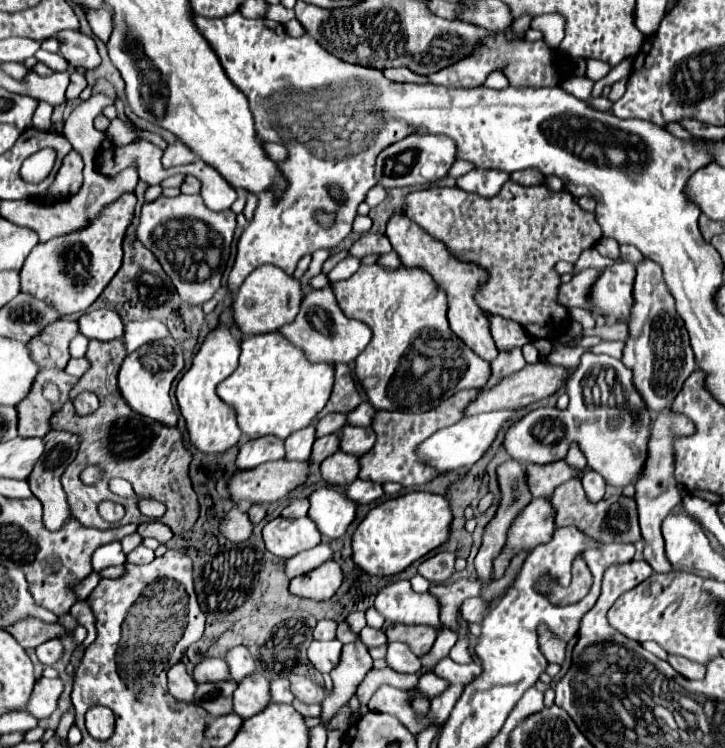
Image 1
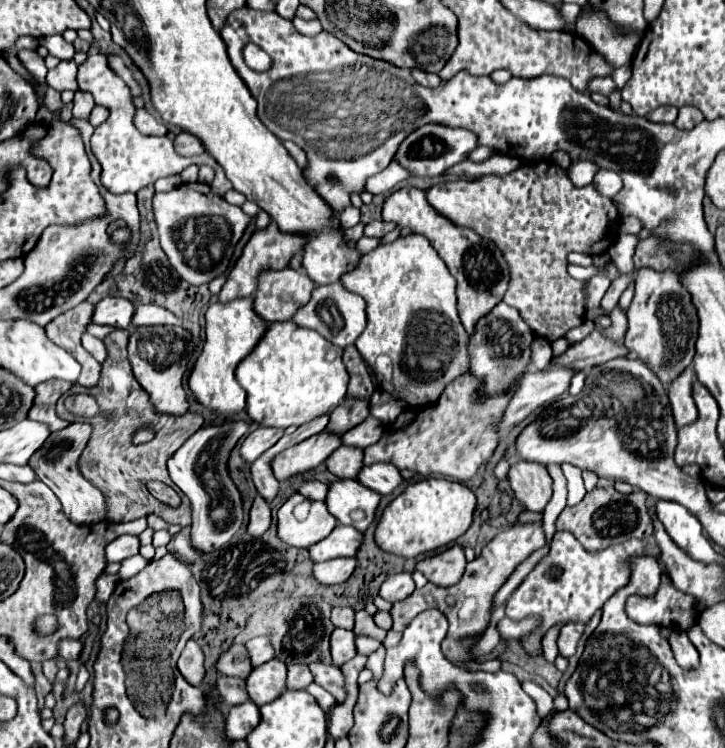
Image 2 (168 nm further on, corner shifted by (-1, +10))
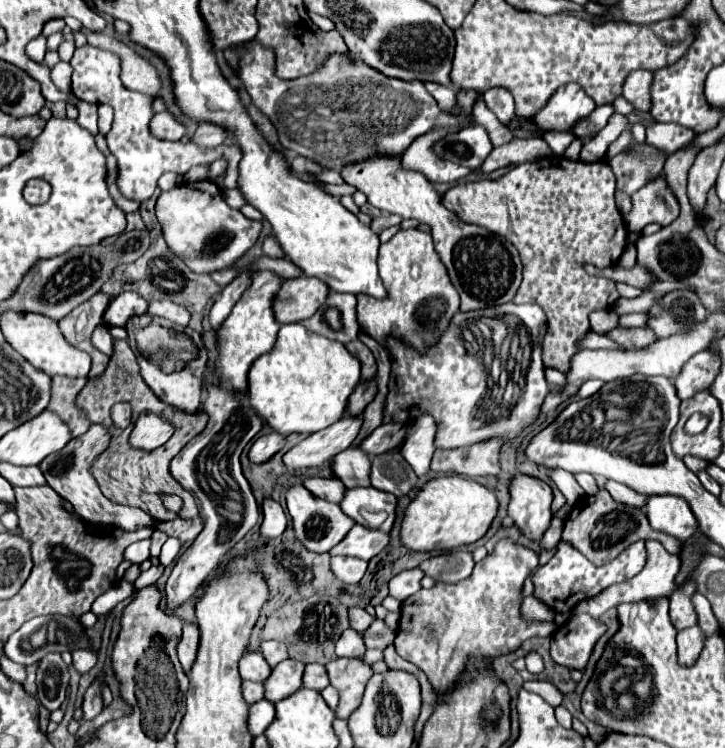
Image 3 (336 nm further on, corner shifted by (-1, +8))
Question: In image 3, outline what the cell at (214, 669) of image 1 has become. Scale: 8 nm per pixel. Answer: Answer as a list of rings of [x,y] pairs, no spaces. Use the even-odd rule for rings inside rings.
[[[246,653],[244,659],[240,659],[240,675],[242,679],[260,681],[264,683],[272,673],[272,667],[266,663],[266,659],[260,653]]]

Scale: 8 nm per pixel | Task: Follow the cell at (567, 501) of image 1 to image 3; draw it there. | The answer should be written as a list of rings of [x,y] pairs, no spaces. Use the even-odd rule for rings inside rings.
[[[600,489],[592,497],[582,497],[572,513],[568,515],[564,523],[564,533],[562,539],[576,547],[582,555],[586,555],[594,565],[604,565],[616,559],[628,545],[640,541],[640,539],[658,539],[658,541],[676,541],[672,535],[656,531],[650,527],[644,511],[626,507],[622,503],[616,503],[606,489]]]

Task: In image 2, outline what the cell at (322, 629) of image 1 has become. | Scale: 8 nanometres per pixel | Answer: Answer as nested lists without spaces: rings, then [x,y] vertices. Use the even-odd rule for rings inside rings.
[[[334,607],[330,621],[334,623],[334,627],[352,629],[354,627],[354,609],[352,607]]]

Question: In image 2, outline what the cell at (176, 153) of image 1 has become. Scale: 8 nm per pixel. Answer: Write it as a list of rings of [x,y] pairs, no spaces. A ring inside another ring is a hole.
[[[178,133],[174,139],[174,149],[178,155],[198,155],[204,153],[202,143],[196,137],[190,137],[190,133]]]

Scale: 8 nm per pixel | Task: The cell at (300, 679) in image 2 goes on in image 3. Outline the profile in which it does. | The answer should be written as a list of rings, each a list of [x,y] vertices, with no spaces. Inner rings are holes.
[[[318,663],[306,665],[306,671],[304,671],[304,687],[322,691],[326,685],[330,685],[326,667],[324,667],[324,665],[318,665]]]

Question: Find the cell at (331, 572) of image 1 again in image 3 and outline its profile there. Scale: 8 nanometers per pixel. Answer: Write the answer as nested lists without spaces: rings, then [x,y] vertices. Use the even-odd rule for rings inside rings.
[[[342,555],[332,557],[332,571],[344,583],[360,583],[360,579],[366,573],[366,567],[368,563],[358,557],[342,557]]]

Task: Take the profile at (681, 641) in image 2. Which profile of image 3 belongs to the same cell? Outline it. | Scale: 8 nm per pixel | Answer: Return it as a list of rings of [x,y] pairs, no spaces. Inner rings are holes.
[[[694,625],[690,629],[682,629],[676,635],[676,643],[678,643],[678,661],[682,665],[694,665],[694,661],[698,659],[702,647],[704,647],[704,631]]]

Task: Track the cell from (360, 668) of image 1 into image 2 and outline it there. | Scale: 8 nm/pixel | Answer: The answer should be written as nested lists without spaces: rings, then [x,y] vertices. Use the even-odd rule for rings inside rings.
[[[356,637],[356,653],[368,657],[370,653],[374,653],[380,647],[380,641],[370,639],[370,637]]]

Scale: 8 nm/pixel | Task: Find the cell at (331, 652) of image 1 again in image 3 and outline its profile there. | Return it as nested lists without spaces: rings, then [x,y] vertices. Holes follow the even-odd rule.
[[[346,629],[336,643],[336,655],[338,657],[362,657],[364,651],[366,651],[364,639],[354,629]]]

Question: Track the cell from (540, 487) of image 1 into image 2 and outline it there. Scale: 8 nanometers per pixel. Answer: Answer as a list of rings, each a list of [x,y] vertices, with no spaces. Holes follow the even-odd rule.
[[[516,461],[510,471],[510,489],[514,491],[516,499],[528,511],[544,511],[546,503],[552,497],[552,477],[546,465],[530,463],[530,461]]]

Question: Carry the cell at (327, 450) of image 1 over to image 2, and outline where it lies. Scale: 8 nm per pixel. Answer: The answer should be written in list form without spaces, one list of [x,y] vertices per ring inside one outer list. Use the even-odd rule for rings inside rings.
[[[346,399],[330,413],[330,423],[328,423],[326,431],[336,433],[336,435],[344,435],[348,429],[356,427],[366,417],[368,417],[368,401]]]

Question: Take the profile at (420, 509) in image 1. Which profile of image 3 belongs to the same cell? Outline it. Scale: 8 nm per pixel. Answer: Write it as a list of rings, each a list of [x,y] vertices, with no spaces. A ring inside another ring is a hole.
[[[460,475],[436,477],[430,479],[408,505],[402,521],[402,541],[414,551],[450,551],[482,539],[496,513],[498,499],[484,485]]]

